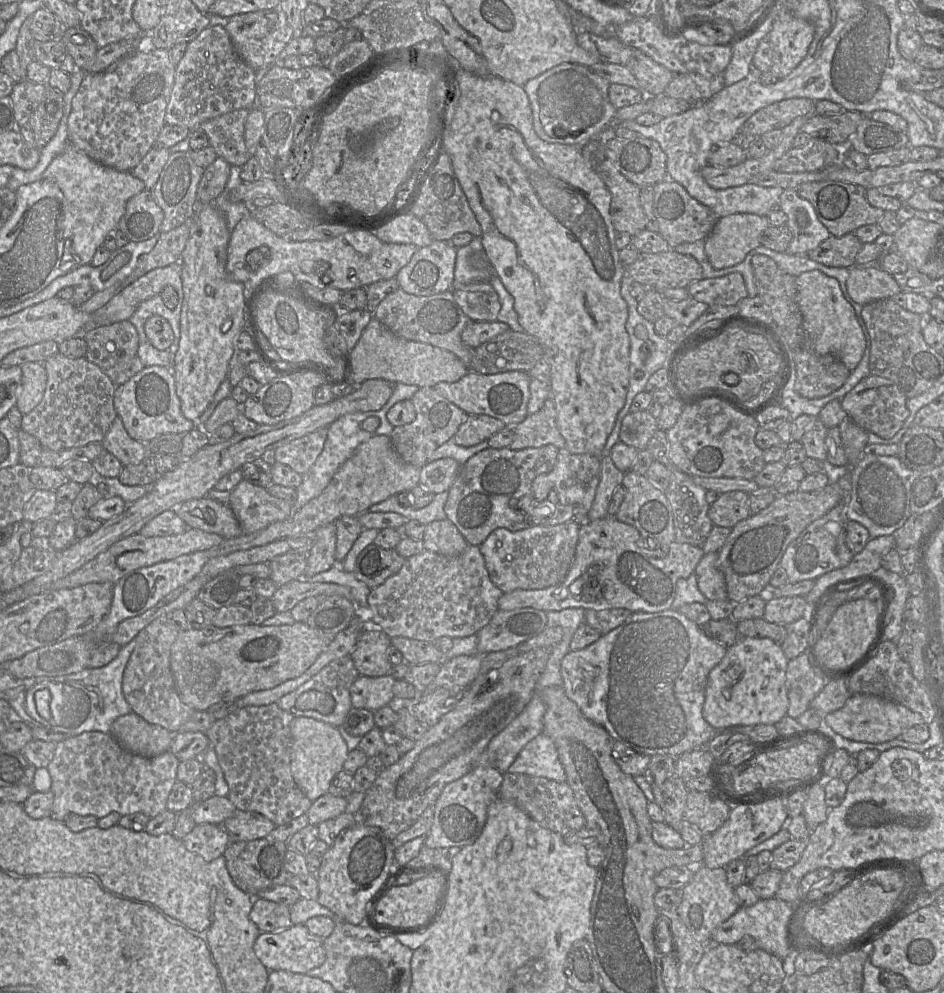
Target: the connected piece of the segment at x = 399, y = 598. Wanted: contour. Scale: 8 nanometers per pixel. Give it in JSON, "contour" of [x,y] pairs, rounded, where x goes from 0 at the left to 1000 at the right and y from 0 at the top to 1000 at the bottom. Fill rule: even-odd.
{"contour":[[[496,549],[489,558],[481,561],[470,560],[449,554],[445,558],[429,563],[429,567],[421,578],[412,581],[405,589],[393,593],[390,599],[389,623],[391,629],[406,634],[413,642],[429,641],[457,648],[469,640],[477,642],[490,642],[505,638],[519,626],[523,618],[529,614],[528,604],[532,599],[533,596],[523,589],[518,581],[514,564],[507,553],[507,550]]]}

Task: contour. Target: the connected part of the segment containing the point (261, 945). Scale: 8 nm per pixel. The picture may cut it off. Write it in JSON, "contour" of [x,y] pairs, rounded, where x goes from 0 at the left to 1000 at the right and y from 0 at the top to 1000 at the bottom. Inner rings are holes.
{"contour":[[[310,931],[296,938],[276,939],[269,950],[269,959],[285,978],[301,977],[325,981],[326,978],[341,972],[345,966],[343,946],[331,941],[323,931]]]}

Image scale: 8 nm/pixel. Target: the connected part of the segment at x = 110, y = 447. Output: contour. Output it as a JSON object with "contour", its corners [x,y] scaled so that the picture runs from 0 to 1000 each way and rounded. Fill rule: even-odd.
{"contour":[[[125,418],[107,445],[113,455],[132,469],[146,468],[157,458],[155,447],[141,442],[133,434]]]}

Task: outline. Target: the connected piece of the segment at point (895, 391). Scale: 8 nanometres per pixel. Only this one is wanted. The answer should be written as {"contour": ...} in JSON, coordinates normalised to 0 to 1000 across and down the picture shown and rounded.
{"contour":[[[922,377],[901,392],[890,405],[897,418],[908,428],[934,441],[944,441],[954,432],[963,419],[961,402],[945,383]]]}

